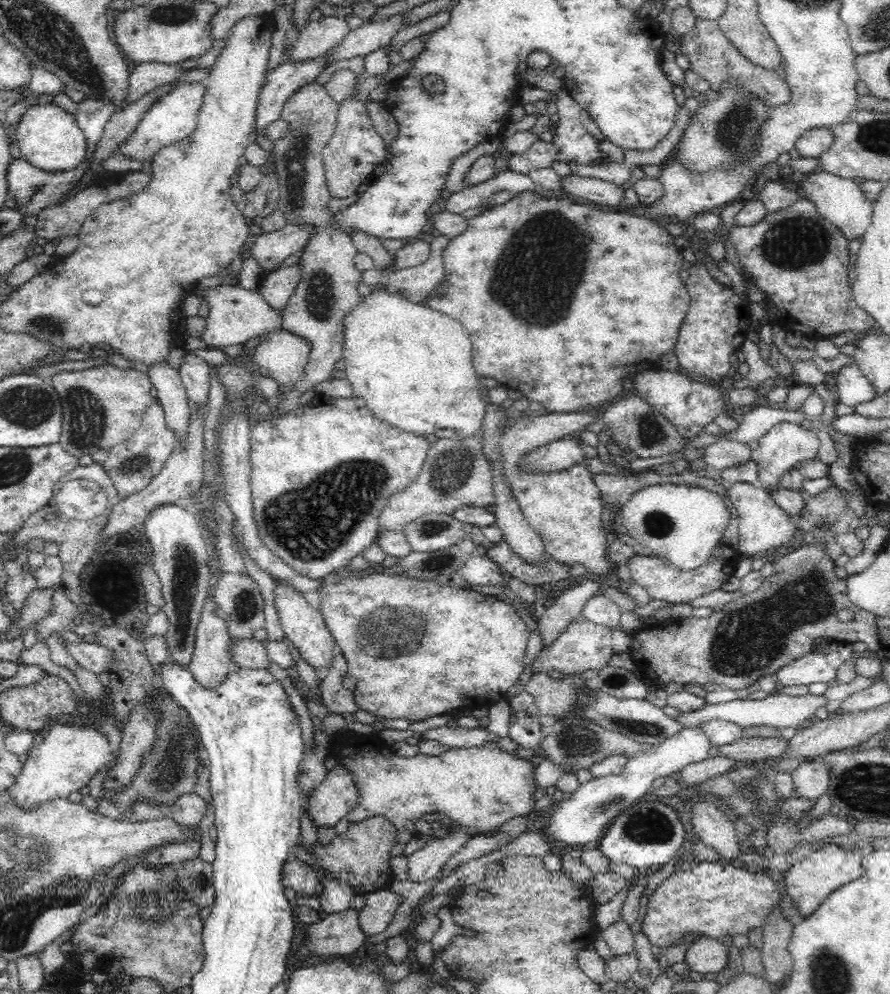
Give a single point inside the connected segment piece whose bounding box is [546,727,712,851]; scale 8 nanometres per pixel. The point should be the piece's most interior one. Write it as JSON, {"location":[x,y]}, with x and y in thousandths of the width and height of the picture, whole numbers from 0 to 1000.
{"location":[655,821]}

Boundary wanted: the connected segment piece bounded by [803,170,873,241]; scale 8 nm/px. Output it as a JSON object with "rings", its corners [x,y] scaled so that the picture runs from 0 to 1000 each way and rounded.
{"rings":[[[921,173],[909,176],[902,183],[903,195],[918,209],[919,215],[942,228],[954,242],[966,239],[980,221],[981,203],[969,193],[966,186],[958,180],[949,180],[935,174]]]}

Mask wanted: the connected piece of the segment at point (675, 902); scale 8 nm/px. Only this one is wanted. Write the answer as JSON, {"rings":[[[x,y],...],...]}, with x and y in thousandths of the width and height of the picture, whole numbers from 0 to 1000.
{"rings":[[[790,866],[775,869],[775,874],[764,874],[751,880],[728,899],[727,905],[726,920],[721,922],[721,930],[719,930],[720,938],[733,951],[744,955],[762,950],[762,946],[775,938],[783,942],[791,939],[791,941],[803,943],[804,946],[813,942],[825,942],[825,940],[839,940],[845,934],[855,933],[857,923],[869,908],[883,904],[860,876],[848,878],[838,871],[817,866]]]}

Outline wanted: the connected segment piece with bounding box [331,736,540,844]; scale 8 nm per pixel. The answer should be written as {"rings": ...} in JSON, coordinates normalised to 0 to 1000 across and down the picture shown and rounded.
{"rings":[[[387,740],[373,743],[372,757],[378,765],[382,765],[384,770],[389,770],[399,779],[404,794],[403,807],[390,819],[390,824],[396,828],[397,826],[413,825],[418,821],[429,821],[445,832],[446,847],[449,849],[457,849],[460,841],[470,839],[465,831],[467,825],[483,824],[489,817],[501,819],[503,823],[515,827],[519,833],[537,839],[544,839],[546,835],[555,834],[555,831],[560,831],[578,821],[601,817],[600,809],[607,800],[602,797],[602,764],[582,765],[575,759],[562,757],[560,748],[547,746],[528,752],[501,752],[491,761],[471,757],[464,762],[452,762],[445,760],[444,757],[436,763],[434,755],[427,759],[427,757],[422,757],[422,753],[413,753],[411,748],[398,751],[398,746],[393,746],[393,751],[388,751],[385,743]]]}

